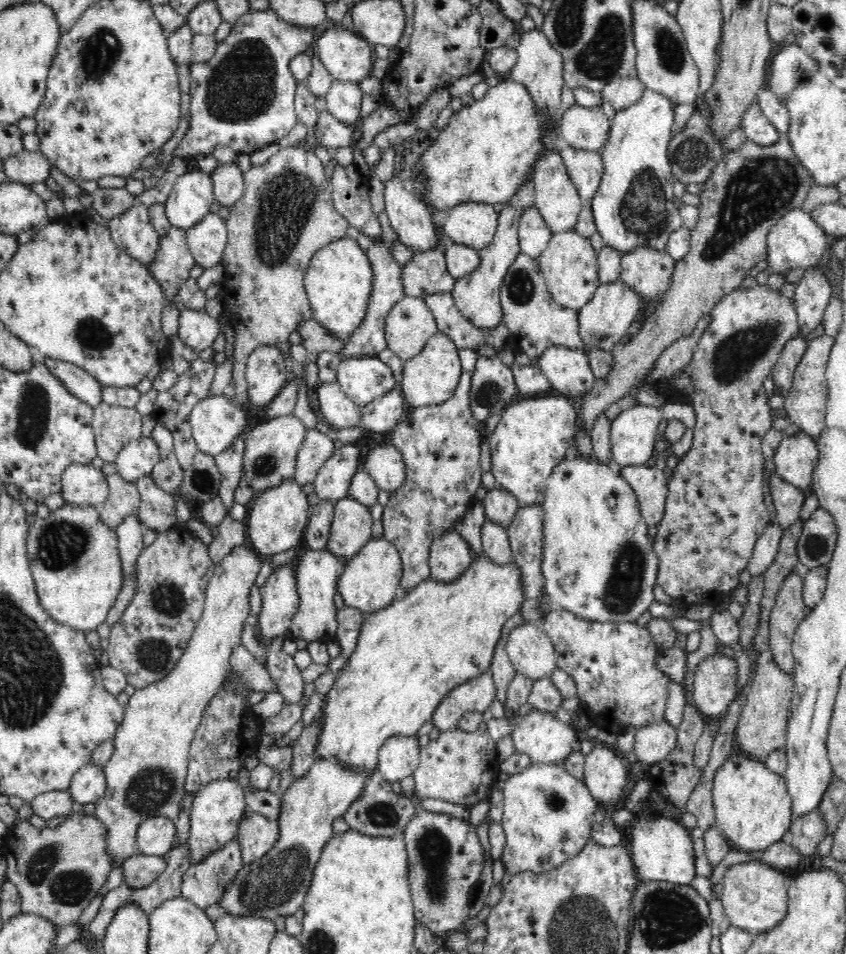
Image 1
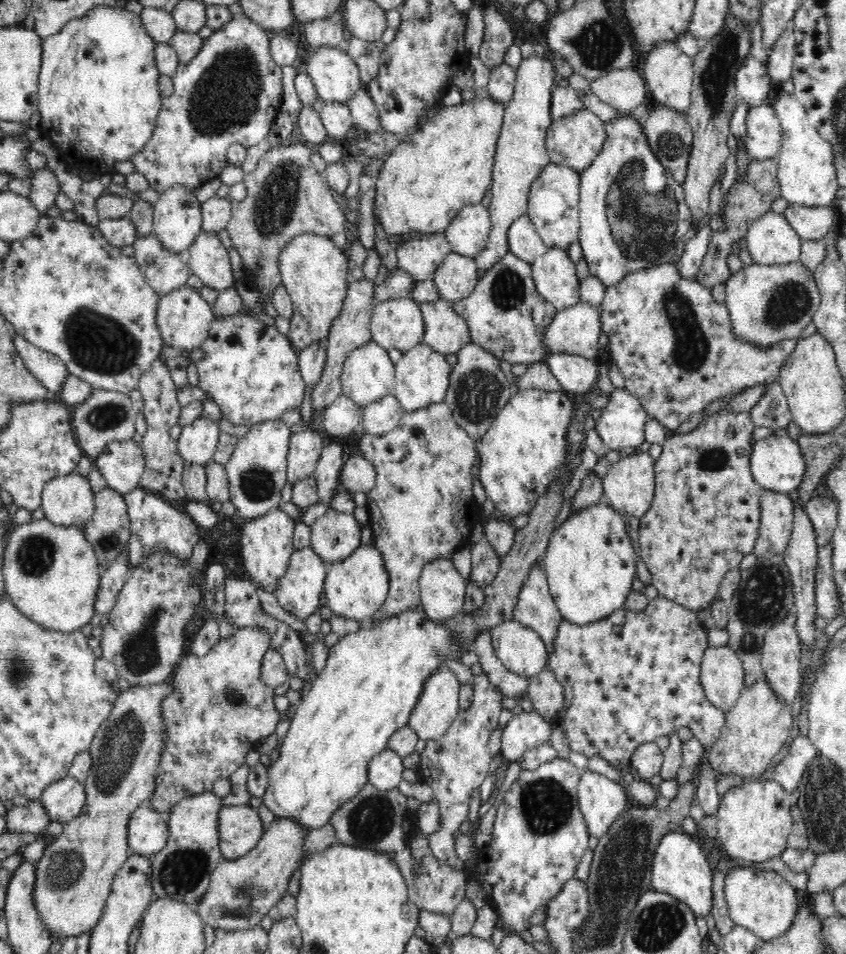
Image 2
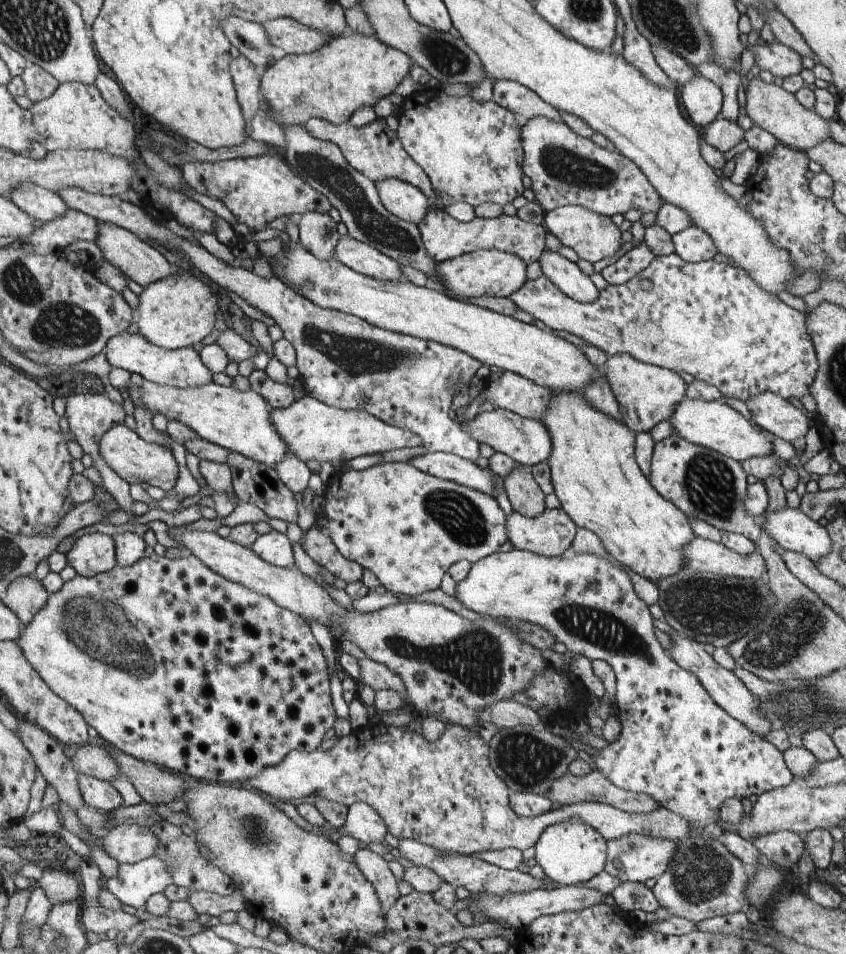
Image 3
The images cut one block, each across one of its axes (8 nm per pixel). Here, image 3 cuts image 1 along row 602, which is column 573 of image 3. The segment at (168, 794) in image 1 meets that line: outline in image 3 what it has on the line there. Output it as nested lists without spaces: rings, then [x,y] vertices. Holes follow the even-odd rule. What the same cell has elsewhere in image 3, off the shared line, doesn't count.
[[[580,205],[559,206],[548,211],[544,214],[542,224],[546,231],[556,236],[564,246],[570,246],[575,250],[579,258],[592,263],[615,255],[624,244],[620,228],[612,221],[610,215],[598,214]]]

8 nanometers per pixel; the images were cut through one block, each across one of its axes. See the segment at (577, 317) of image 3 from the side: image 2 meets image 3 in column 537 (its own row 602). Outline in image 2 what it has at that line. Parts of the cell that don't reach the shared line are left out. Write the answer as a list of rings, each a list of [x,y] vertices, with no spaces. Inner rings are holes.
[[[310,547],[295,550],[289,558],[284,576],[274,594],[277,603],[305,621],[320,607],[320,592],[327,573],[327,564]]]

